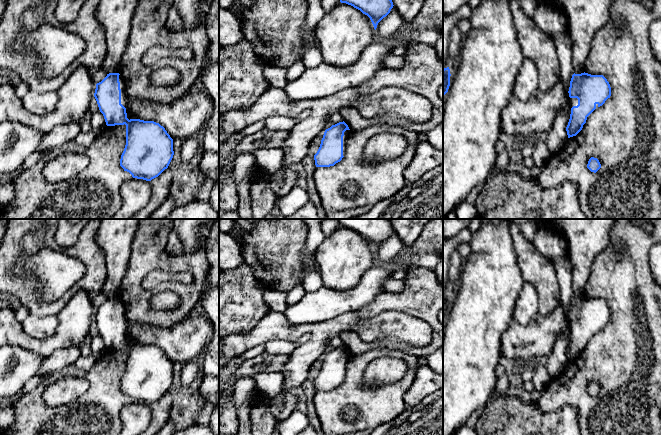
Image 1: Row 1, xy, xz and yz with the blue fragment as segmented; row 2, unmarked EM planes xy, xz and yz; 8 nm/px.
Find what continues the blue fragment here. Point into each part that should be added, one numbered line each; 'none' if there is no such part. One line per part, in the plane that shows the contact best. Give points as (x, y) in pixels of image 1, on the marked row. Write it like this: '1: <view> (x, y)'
1: xy (122, 83)

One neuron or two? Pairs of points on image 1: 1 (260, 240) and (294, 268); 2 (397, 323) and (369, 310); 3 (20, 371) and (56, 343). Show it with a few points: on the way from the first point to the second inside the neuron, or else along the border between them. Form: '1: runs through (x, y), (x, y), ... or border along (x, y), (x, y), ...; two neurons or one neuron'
1: runs through (268, 248), (286, 266); one neuron
2: border along (355, 311), (363, 318), (401, 311); two neurons
3: border along (18, 347), (29, 349), (44, 358); two neurons

